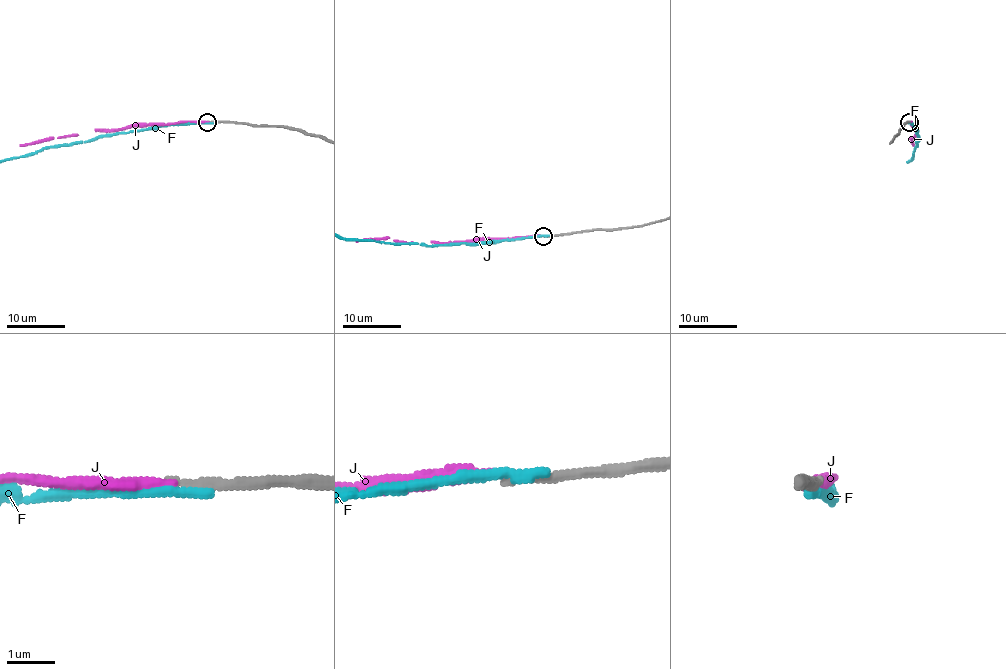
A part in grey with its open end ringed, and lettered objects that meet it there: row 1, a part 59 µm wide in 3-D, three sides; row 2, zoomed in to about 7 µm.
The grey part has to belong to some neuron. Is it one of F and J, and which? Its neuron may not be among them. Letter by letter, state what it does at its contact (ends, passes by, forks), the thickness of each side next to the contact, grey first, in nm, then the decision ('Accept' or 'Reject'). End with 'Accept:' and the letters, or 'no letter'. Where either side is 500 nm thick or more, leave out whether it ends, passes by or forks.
F: It ends there. Thickness 240 nm (grey) against 240 nm. Reject
J: It ends there. Thickness 180 nm (grey) against 220 nm. Reject
Accept: no letter

